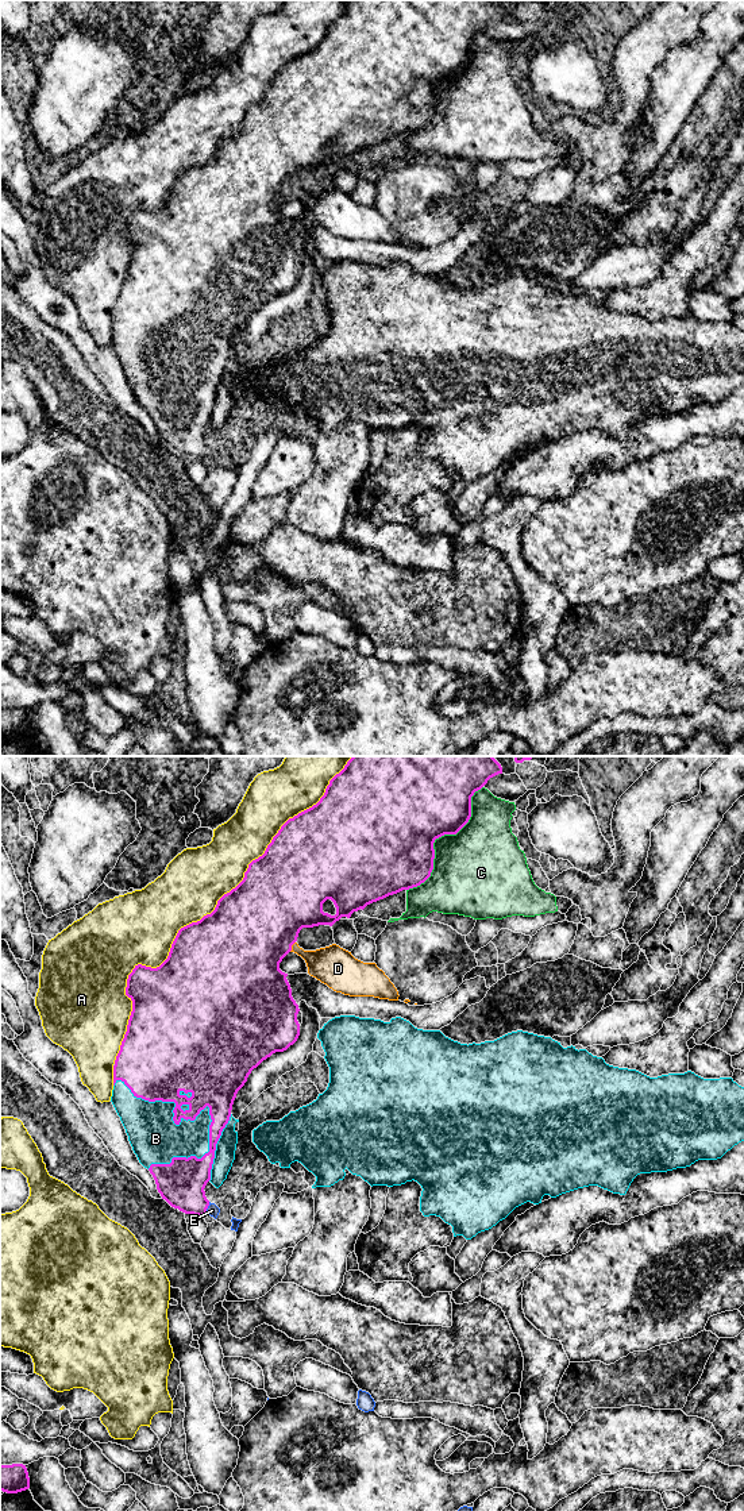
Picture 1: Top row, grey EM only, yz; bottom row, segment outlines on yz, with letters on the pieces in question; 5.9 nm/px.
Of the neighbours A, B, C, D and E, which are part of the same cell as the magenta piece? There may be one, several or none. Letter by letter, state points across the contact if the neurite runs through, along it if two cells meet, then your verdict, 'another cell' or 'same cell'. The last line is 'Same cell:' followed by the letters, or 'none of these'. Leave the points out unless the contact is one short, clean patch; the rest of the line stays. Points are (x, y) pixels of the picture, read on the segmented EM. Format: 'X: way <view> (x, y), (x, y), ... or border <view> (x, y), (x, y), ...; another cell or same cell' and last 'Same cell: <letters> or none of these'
A: another cell
B: another cell
C: another cell
D: another cell
E: way yz (181, 1183), (207, 1207), (212, 1210); same cell
Same cell: E

